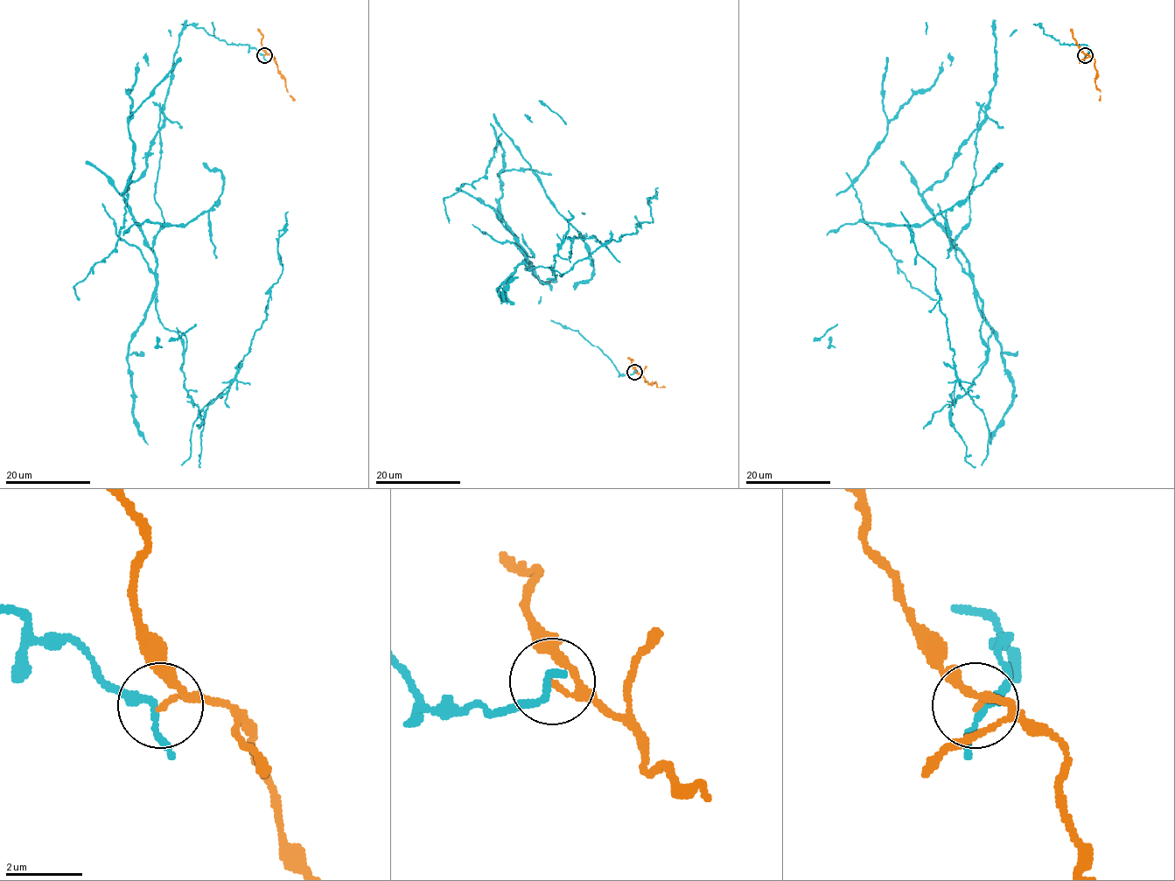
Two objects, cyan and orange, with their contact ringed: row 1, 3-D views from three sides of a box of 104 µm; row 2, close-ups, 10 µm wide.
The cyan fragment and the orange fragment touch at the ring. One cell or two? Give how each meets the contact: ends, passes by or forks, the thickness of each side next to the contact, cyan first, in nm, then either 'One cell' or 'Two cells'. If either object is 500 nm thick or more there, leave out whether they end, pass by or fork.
At the ring cyan passes by. At the ring orange passes by. Thickness 180 nm (cyan) against 110 nm. Two cells

